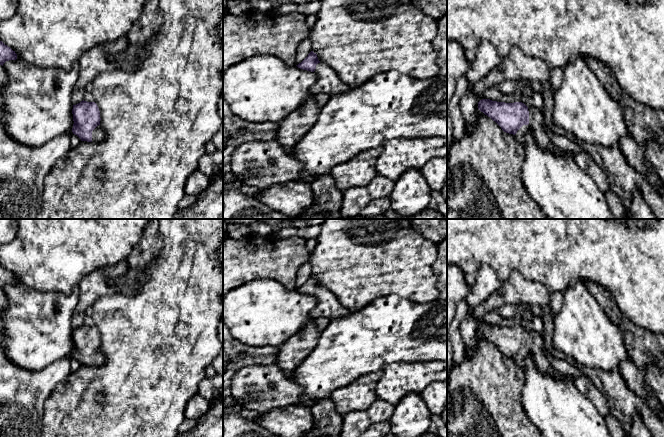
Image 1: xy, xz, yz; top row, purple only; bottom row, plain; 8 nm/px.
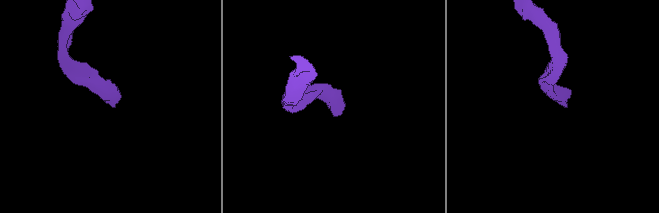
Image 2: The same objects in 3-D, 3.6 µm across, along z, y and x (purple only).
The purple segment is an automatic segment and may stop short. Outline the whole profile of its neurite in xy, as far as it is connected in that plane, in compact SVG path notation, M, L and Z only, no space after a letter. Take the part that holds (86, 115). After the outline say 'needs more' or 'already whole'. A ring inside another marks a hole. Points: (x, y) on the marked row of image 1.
M81 101L73 105L73 134L81 141L101 142L106 134L100 126L100 111L95 102Z; needs more

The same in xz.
M313 51L296 66L318 75L318 80L310 88L310 93L314 96L317 94L327 94L330 97L346 93L351 89L341 81L337 73L331 67L325 63L321 63L318 60L317 54Z; needs more

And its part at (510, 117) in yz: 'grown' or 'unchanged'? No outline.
grown

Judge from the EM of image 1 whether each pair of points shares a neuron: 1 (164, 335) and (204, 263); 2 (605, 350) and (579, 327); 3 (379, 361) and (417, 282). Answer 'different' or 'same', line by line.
1: same
2: same
3: different

